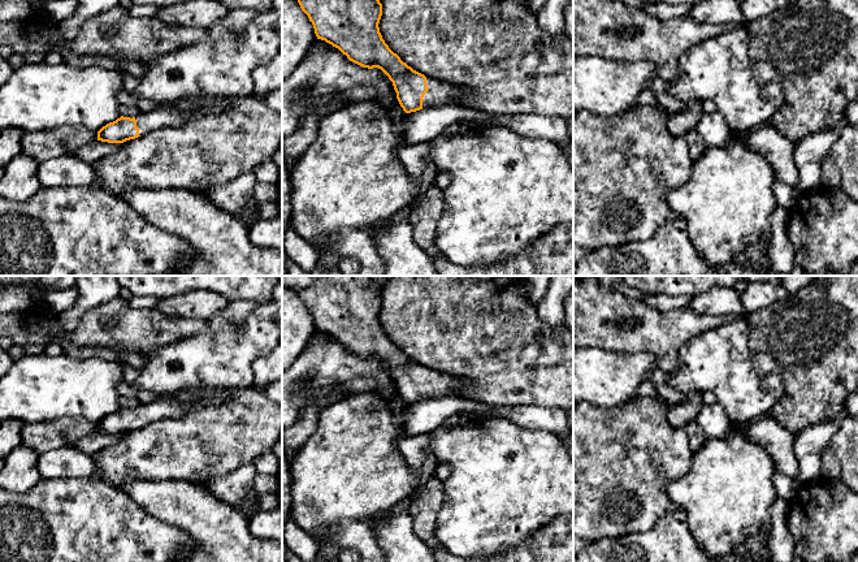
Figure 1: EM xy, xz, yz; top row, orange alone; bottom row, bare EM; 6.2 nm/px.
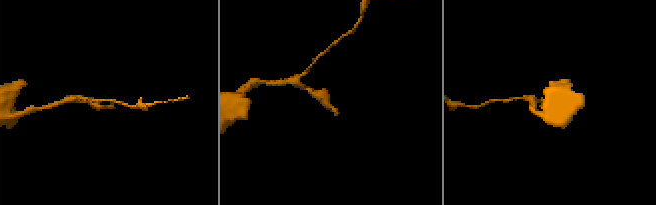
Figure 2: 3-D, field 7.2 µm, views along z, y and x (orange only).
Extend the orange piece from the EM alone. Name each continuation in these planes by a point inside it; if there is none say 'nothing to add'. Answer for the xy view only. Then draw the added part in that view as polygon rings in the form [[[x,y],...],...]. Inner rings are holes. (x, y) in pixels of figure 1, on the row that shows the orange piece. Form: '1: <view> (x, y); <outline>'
1: xy (174, 113); [[[194,96],[183,98],[160,105],[148,112],[139,112],[135,116],[139,135],[166,126],[181,126],[194,113],[216,112],[228,107],[238,98]]]

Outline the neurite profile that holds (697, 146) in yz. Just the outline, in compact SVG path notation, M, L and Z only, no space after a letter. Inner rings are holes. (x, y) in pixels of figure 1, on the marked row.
M696 129L690 130L685 135L685 138L686 138L686 143L689 147L689 156L692 159L692 161L694 163L706 152L708 146Z

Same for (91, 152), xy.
M95 140L87 144L81 146L74 155L82 161L95 165L101 159L112 155L117 151L122 143L108 143L101 140Z

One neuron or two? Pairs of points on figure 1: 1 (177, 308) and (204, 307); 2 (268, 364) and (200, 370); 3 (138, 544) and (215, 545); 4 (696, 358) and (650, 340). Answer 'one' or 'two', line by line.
1: one
2: two
3: two
4: two

